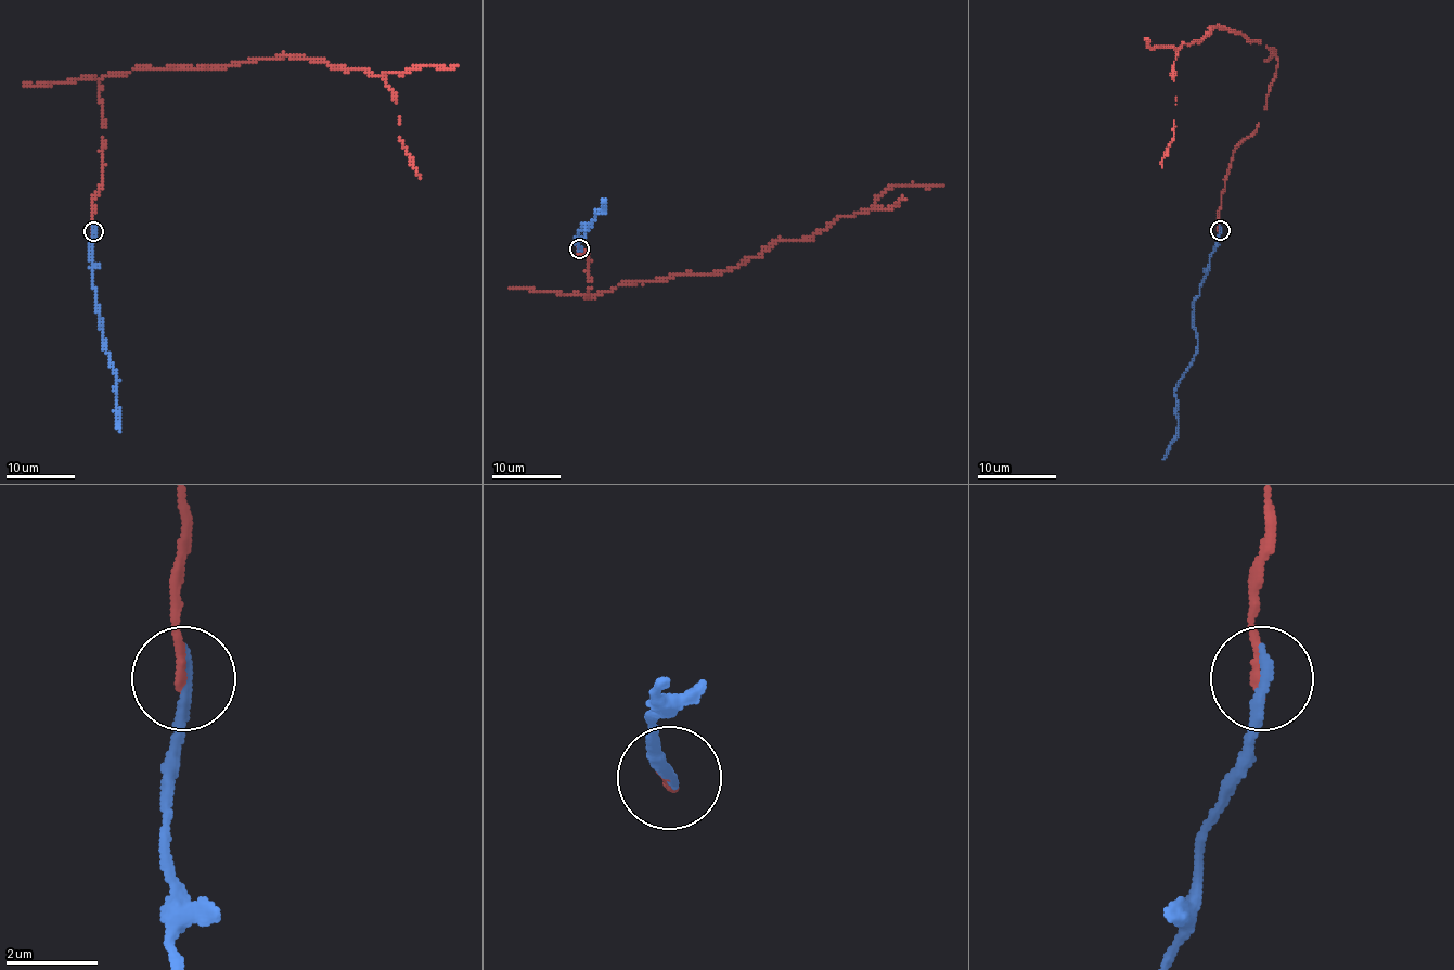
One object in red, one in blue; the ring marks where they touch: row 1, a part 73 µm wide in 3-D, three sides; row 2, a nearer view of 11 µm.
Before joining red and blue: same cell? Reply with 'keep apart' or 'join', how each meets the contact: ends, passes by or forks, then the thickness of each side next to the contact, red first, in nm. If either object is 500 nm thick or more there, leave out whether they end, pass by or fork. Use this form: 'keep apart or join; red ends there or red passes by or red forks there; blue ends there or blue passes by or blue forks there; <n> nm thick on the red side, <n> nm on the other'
join; red ends there; blue ends there; 190 nm thick on the red side, 240 nm on the other

